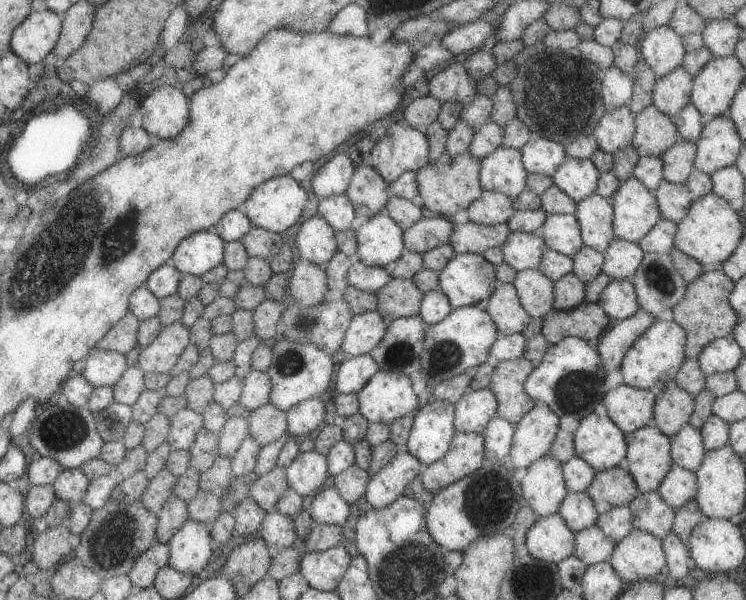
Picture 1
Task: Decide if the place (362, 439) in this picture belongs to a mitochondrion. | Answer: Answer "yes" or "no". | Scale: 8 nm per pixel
no

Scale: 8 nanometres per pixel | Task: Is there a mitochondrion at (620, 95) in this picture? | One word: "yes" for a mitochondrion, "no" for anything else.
no

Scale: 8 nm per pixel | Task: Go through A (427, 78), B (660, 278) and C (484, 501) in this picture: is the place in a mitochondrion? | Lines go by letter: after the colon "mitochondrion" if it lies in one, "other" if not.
A: other
B: mitochondrion
C: mitochondrion

